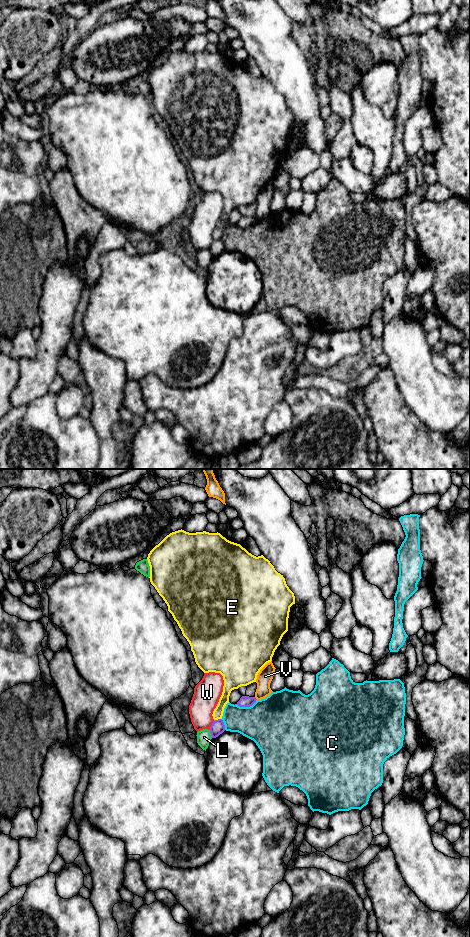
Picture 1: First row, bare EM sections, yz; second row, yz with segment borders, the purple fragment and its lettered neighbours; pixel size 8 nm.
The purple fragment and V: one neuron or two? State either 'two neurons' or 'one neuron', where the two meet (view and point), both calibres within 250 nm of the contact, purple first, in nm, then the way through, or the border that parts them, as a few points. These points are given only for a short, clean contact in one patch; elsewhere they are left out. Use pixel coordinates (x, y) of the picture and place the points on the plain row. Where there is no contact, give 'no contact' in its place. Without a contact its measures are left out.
two neurons; contact yz (255, 218); calibres 100 and 120 nm; border yz (254, 217), (257, 219)

